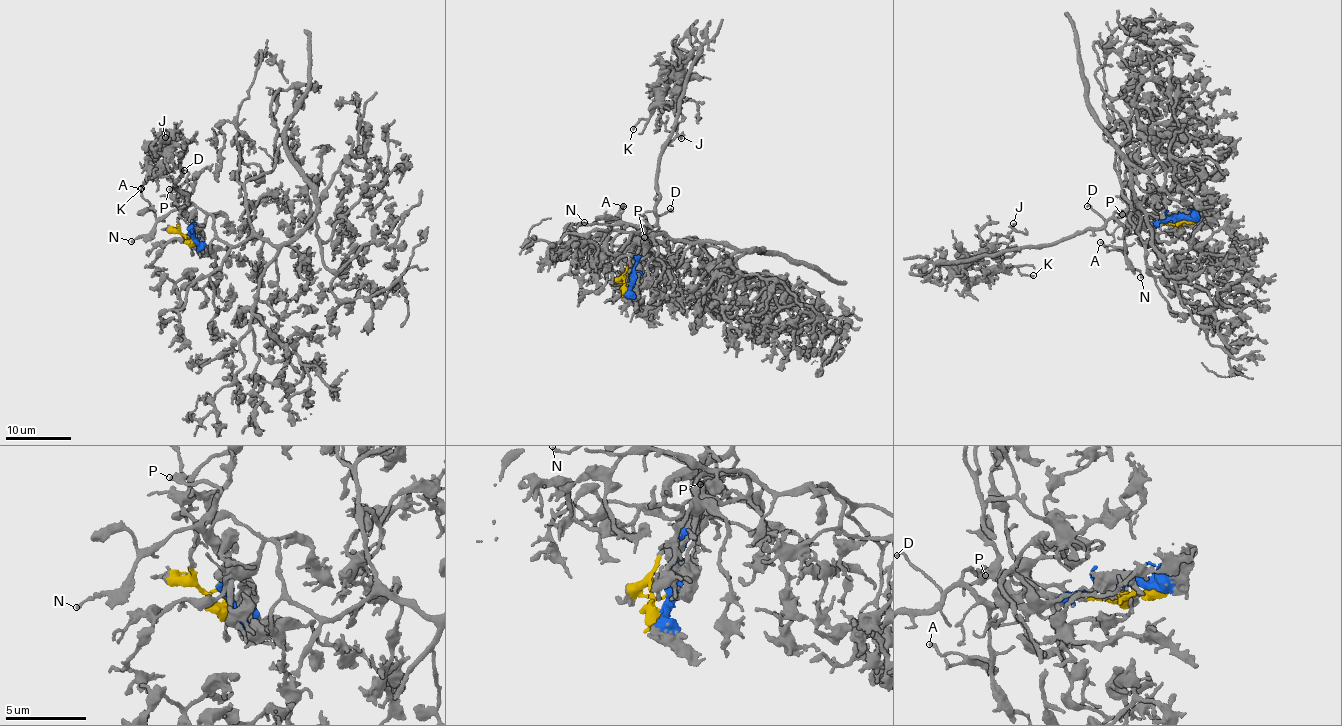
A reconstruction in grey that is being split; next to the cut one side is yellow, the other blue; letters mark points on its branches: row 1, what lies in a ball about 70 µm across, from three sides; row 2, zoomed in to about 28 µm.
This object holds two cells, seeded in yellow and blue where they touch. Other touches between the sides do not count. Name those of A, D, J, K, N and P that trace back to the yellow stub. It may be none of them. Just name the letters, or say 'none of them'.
none of them

